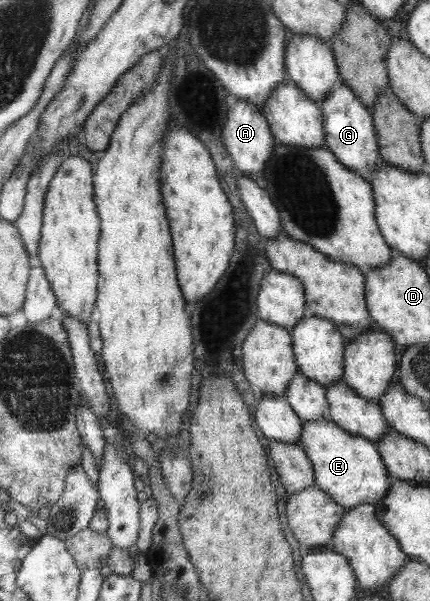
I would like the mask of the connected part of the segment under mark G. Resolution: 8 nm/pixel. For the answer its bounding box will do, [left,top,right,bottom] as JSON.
[318,83,379,181]

